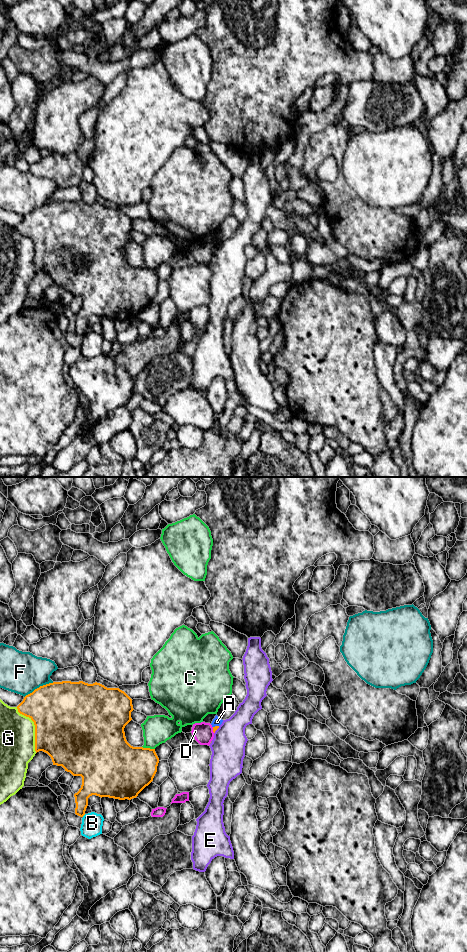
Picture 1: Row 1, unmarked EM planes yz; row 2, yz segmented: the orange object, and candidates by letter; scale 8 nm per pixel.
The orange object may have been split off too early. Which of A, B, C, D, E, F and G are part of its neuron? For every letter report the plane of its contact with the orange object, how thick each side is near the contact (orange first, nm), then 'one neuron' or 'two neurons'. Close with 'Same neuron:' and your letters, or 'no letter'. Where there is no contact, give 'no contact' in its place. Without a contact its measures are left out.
A: meets orange in yz; 40 nm thick on the orange side, 70 nm on the other; two neurons
B: meets orange in yz; 160 nm thick on the orange side, 170 nm on the other; two neurons
C: meets orange in yz; 400 nm thick on the orange side, 240 nm on the other; two neurons
D: meets orange in yz; 40 nm thick on the orange side, 160 nm on the other; two neurons
E: meets orange in yz; 40 nm thick on the orange side, 280 nm on the other; two neurons
F: meets orange in yz; 460 nm thick on the orange side, 340 nm on the other; two neurons
G: meets orange in yz; 500 nm thick on the orange side, 280 nm on the other; two neurons
Same neuron: no letter

